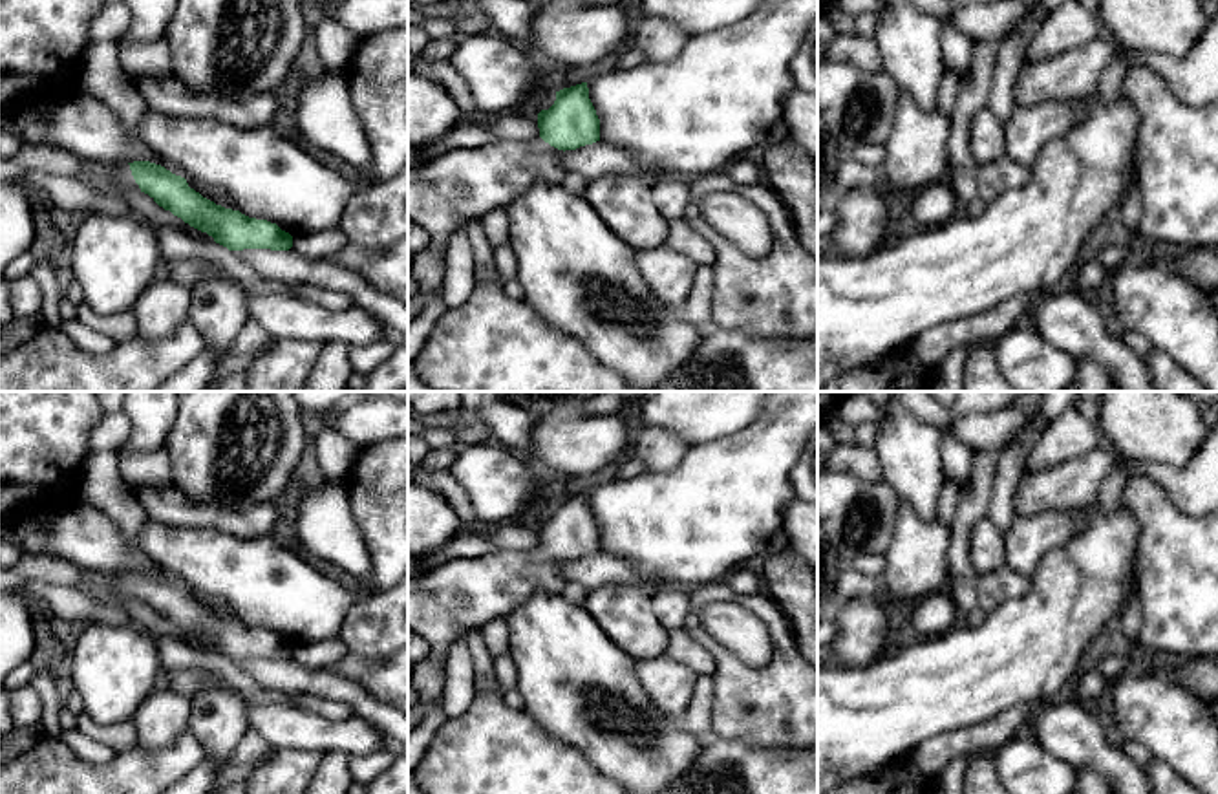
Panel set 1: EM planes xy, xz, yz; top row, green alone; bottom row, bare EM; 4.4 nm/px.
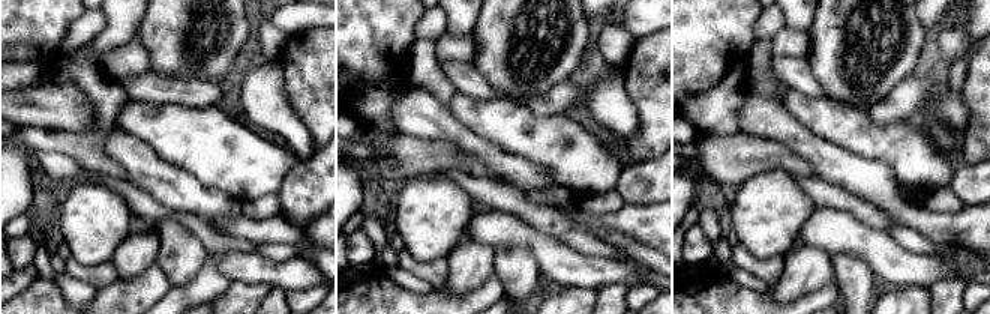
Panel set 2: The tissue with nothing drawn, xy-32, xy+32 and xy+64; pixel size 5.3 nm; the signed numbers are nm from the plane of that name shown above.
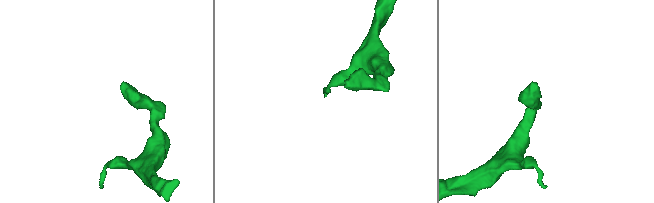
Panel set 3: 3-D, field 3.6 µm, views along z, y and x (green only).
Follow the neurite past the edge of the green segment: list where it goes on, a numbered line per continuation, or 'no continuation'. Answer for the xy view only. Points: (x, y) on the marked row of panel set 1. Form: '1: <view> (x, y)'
1: xy (101, 178)

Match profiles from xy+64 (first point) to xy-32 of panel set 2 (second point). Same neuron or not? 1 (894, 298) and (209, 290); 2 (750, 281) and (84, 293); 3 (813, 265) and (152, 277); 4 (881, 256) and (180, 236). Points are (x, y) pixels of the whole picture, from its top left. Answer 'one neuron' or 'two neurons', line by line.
1: two neurons
2: one neuron
3: two neurons
4: two neurons

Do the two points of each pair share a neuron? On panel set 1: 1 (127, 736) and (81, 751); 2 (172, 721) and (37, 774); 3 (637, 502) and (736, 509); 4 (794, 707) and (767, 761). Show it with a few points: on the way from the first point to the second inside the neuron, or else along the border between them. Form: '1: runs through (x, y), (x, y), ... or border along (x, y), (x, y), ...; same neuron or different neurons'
1: border along (77, 727), (117, 752); different neurons
2: border along (180, 736), (165, 747), (136, 747); different neurons
3: runs through (661, 507), (712, 507); same neuron
4: border along (732, 740), (789, 747); different neurons

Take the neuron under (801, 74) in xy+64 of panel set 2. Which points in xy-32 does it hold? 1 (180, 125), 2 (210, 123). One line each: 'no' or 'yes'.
1: no
2: no

